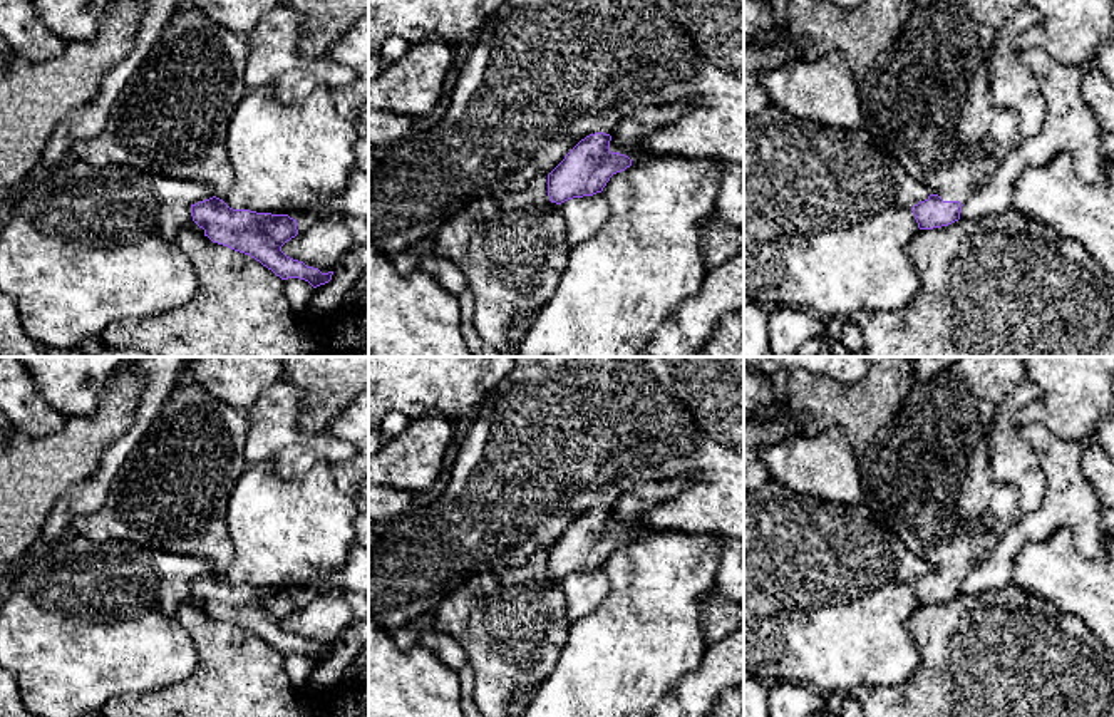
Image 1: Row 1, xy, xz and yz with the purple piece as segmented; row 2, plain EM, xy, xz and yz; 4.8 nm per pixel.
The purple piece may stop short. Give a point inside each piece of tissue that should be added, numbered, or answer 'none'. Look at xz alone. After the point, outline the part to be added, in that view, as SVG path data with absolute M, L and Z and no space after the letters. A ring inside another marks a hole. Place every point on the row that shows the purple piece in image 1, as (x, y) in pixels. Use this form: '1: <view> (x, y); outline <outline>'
none

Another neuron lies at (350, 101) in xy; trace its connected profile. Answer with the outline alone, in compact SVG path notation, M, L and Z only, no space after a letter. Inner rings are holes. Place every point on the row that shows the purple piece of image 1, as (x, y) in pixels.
M369 12L327 49L327 55L355 74L352 82L330 92L337 112L355 127L360 137L369 137Z

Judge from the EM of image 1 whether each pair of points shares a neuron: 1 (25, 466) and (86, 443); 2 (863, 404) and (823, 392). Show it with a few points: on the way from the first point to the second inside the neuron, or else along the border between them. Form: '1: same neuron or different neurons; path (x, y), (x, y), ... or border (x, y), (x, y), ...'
1: same neuron; path (41, 466), (51, 466), (71, 454)
2: same neuron; path (853, 404), (833, 402)

